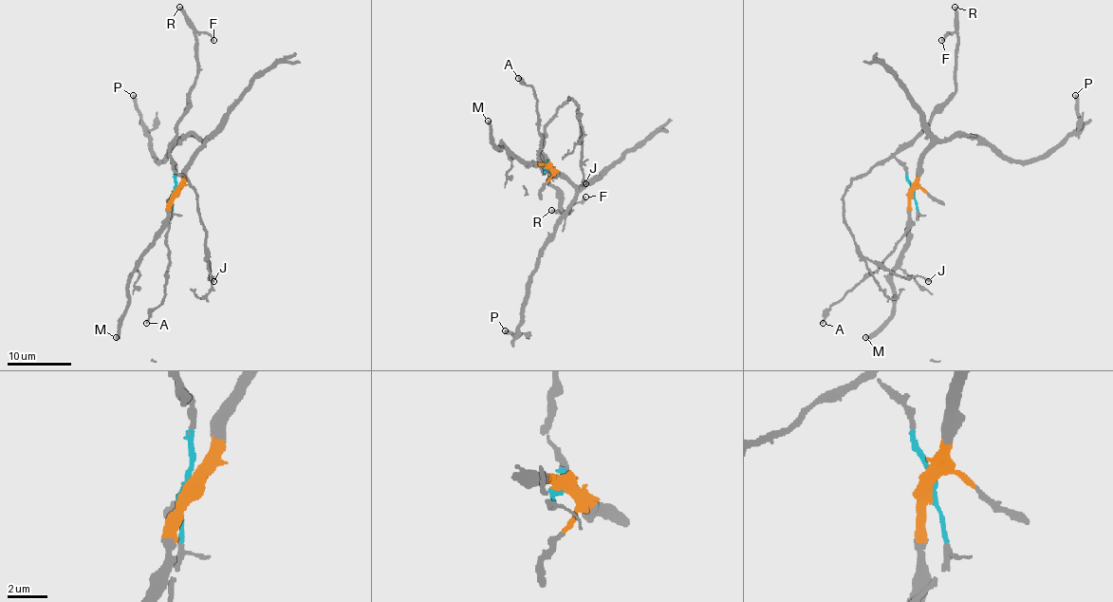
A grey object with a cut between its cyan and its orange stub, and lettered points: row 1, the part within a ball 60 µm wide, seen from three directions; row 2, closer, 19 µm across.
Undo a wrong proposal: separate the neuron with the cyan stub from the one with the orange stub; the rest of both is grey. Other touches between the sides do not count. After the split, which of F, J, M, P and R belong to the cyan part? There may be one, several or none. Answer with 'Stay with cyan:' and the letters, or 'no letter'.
Stay with cyan: F, J, R

